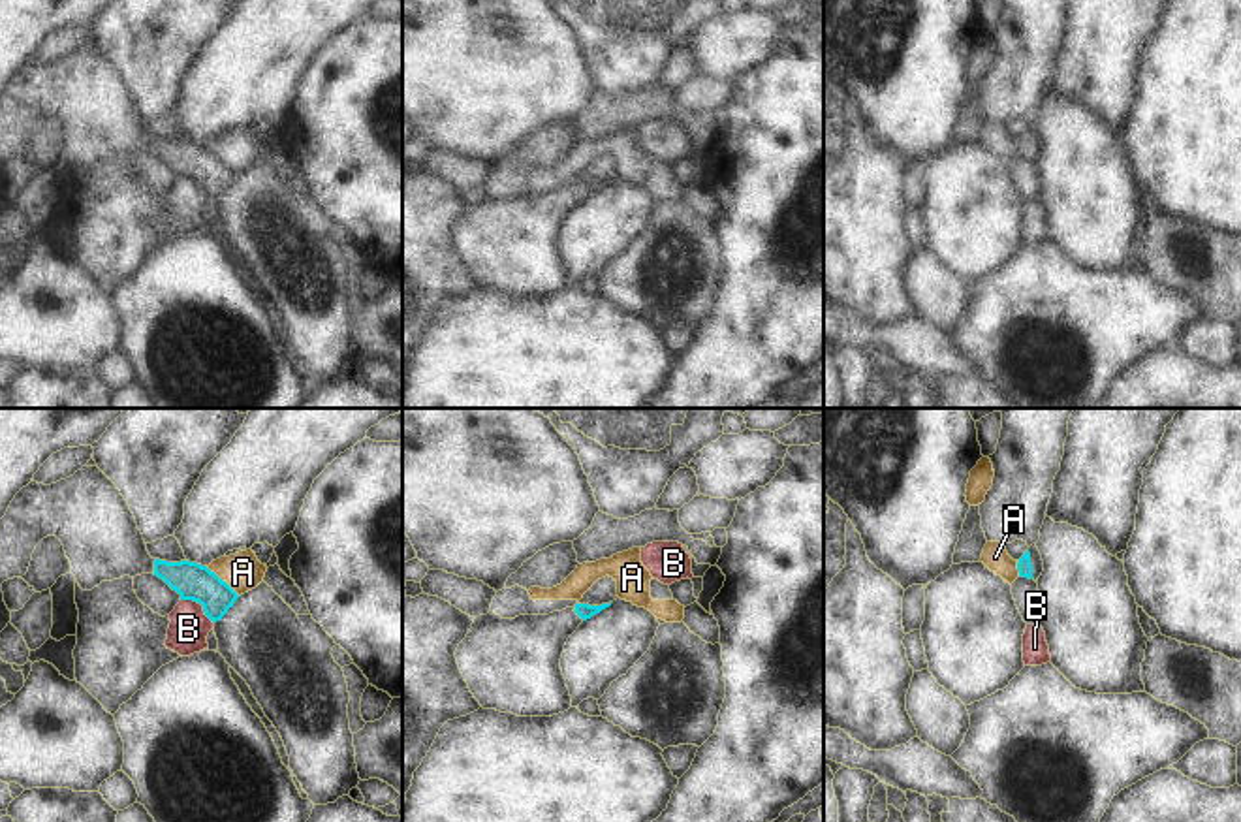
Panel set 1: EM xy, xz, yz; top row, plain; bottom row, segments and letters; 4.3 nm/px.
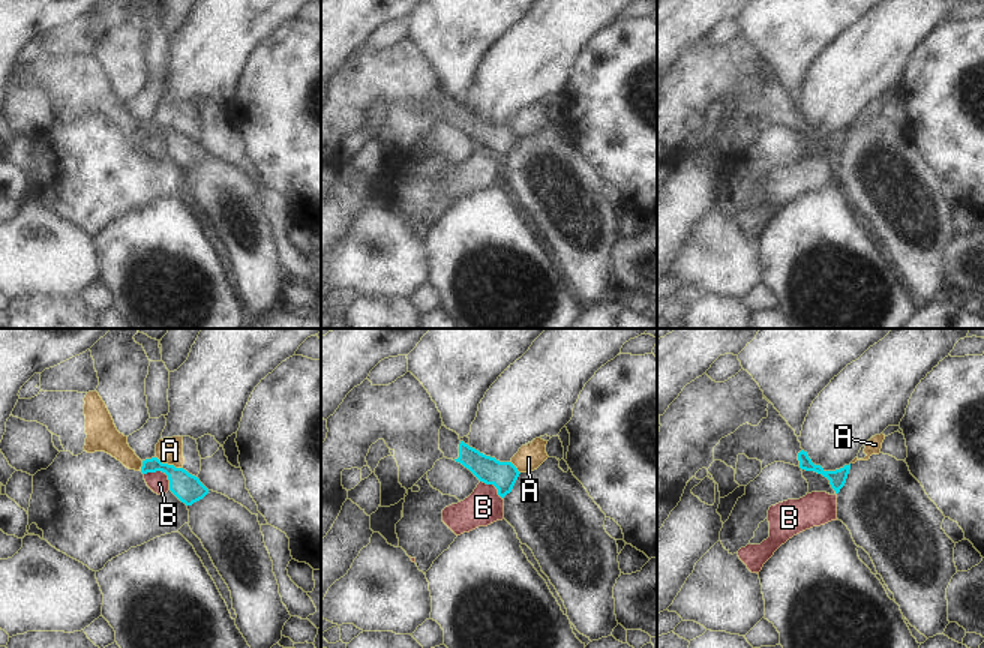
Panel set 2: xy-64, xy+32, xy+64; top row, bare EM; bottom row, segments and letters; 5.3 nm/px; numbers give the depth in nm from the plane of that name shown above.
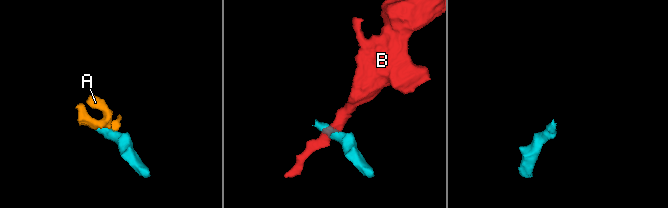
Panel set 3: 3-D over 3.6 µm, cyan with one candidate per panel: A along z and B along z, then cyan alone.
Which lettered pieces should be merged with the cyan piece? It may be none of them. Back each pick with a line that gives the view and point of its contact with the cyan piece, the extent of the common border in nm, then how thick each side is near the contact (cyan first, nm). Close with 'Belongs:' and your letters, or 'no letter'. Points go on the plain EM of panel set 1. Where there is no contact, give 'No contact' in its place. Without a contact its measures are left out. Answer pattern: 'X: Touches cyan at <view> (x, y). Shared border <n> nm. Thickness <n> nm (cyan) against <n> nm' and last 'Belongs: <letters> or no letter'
Belongs: no letter

